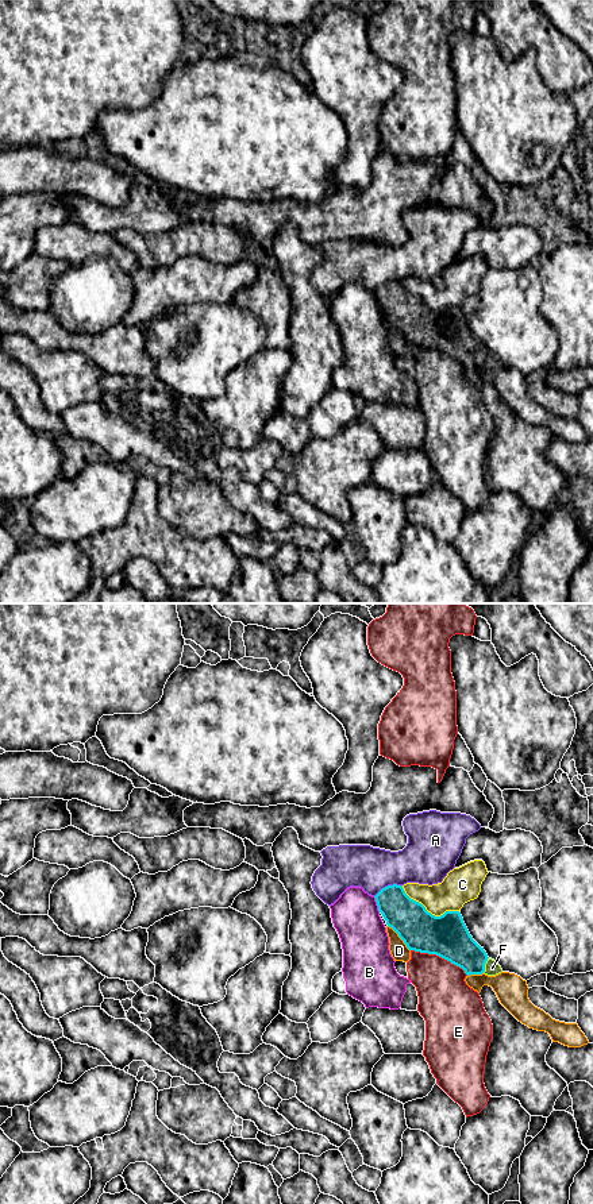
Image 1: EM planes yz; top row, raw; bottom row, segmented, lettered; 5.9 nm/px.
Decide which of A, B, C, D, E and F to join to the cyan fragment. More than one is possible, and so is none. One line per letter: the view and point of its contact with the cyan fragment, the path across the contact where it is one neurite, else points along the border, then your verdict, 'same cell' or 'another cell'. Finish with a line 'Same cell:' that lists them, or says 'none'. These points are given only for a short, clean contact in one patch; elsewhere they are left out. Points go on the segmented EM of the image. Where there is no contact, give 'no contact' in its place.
A: meets cyan in yz at (388, 886); another cell
B: meets cyan in yz at (377, 905); another cell
C: meets cyan in yz at (427, 911); another cell
D: meets cyan in yz at (400, 937); another cell
E: meets cyan in yz at (439, 956); another cell
F: meets cyan in yz at (484, 965); runs through yz (451, 940), (473, 960), (484, 965), (492, 968); same cell
Same cell: F

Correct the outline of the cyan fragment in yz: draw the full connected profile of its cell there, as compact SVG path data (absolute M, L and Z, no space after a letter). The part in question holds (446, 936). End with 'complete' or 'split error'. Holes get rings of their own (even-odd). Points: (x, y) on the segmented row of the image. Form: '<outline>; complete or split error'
M397 884L382 888L374 898L386 925L409 950L436 954L462 968L467 976L496 976L502 972L473 939L459 911L435 916Z; split error

